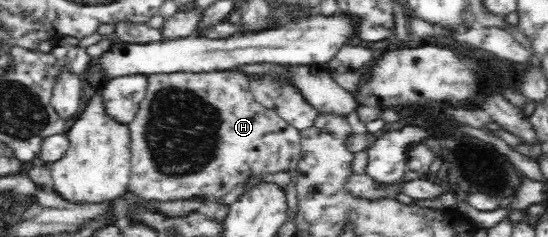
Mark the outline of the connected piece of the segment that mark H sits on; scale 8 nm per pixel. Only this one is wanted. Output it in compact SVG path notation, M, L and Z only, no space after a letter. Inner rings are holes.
M176 71L176 73L154 73L146 76L148 87L146 87L146 95L139 106L138 114L132 124L127 125L130 131L130 150L131 150L131 177L129 189L134 190L136 195L141 198L150 200L183 200L184 198L206 198L206 201L222 201L222 197L230 193L238 183L244 183L249 177L254 175L268 175L280 171L294 172L298 162L304 156L302 148L301 131L292 127L282 117L273 110L262 106L254 98L250 79L240 72L232 71L208 71L205 73L183 73Z

